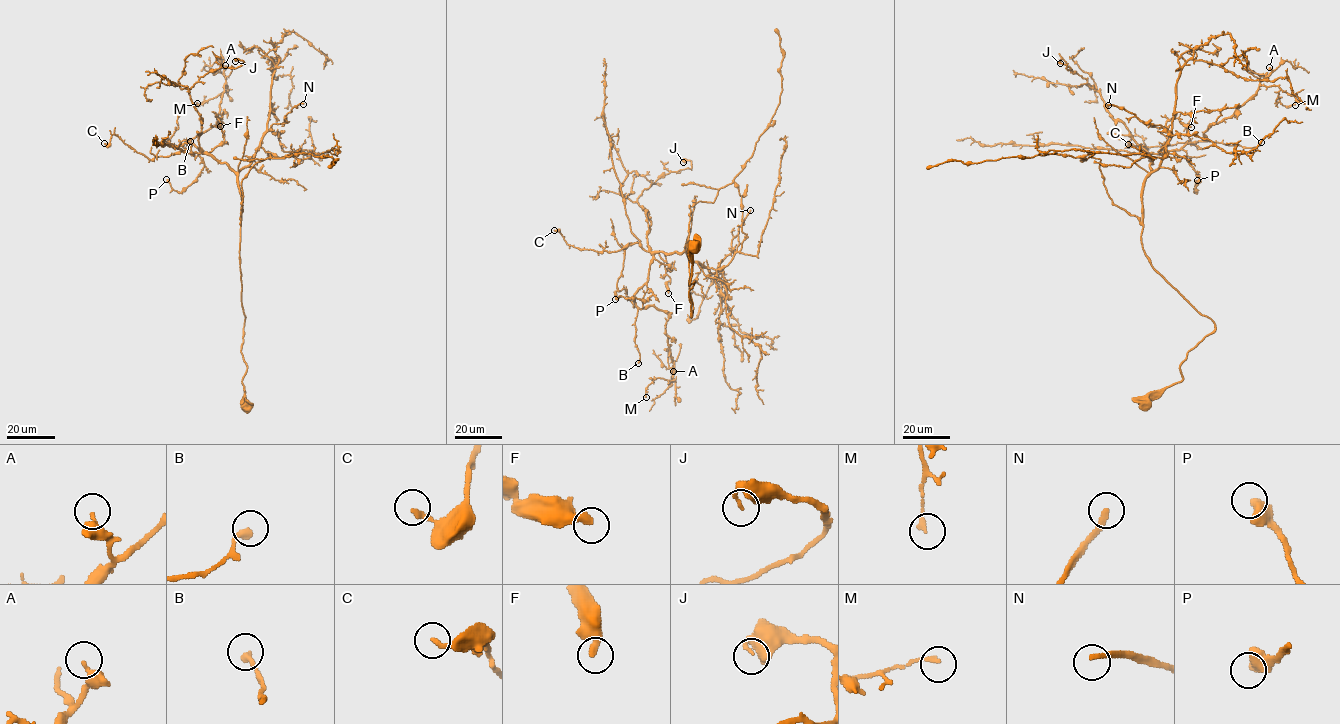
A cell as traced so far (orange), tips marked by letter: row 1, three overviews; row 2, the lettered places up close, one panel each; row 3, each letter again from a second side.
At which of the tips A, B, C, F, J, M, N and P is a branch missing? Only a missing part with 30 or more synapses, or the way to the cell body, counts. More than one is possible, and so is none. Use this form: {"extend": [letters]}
{"extend": ["N"]}

